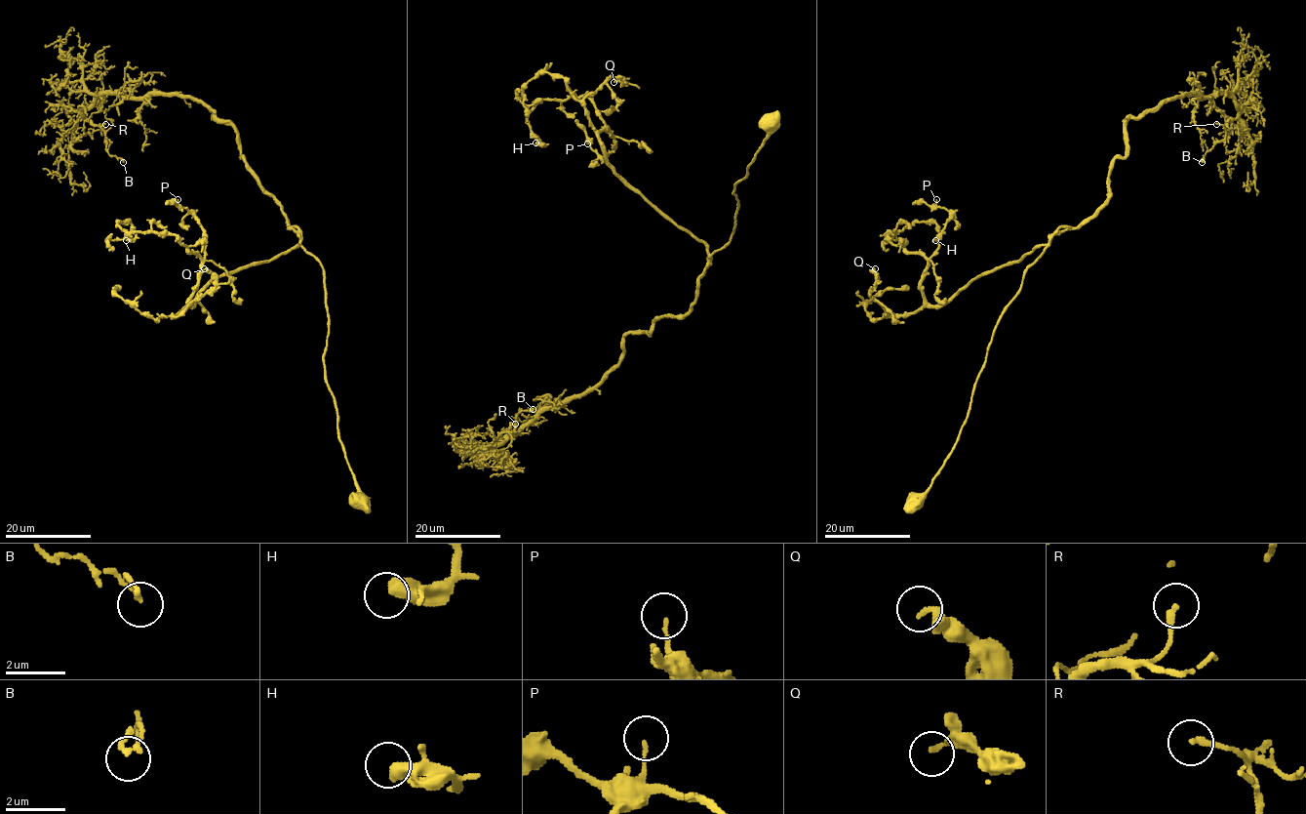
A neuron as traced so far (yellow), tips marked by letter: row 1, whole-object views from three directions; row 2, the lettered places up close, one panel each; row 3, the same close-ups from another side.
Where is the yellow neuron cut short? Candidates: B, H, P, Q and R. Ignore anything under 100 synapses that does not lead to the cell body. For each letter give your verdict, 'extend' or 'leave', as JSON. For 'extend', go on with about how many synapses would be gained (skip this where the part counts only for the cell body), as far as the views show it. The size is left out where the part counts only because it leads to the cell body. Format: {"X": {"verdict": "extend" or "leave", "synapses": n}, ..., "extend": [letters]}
{"B": {"verdict": "leave"}, "H": {"verdict": "leave"}, "P": {"verdict": "leave"}, "Q": {"verdict": "leave"}, "R": {"verdict": "leave"}, "extend": []}

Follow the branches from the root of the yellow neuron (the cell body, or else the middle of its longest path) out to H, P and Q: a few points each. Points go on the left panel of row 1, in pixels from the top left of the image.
H: (359, 499), (325, 378), (321, 264), (297, 244), (189, 305), (201, 259), (119, 222), (126, 240)
P: (359, 499), (325, 378), (329, 314), (321, 264), (297, 244), (223, 272), (189, 305), (206, 232), (178, 199)
Q: (359, 499), (325, 378), (329, 314), (321, 264), (297, 244), (223, 272), (174, 316), (214, 287), (204, 268)

